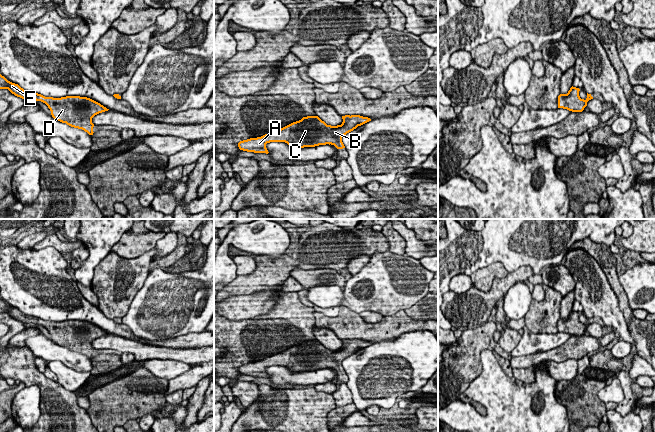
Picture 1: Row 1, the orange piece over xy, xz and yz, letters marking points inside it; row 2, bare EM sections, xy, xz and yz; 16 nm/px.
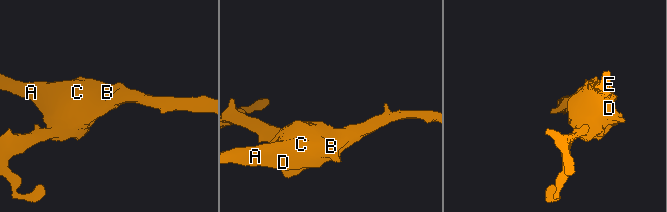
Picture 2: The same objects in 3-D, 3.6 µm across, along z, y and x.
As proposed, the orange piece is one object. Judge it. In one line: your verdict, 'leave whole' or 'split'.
leave whole

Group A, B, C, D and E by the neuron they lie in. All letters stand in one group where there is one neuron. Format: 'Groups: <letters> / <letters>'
Groups: A B C D E

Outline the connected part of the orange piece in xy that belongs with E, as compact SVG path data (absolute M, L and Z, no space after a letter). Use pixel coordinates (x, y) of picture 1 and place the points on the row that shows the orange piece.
M0 74L0 89L8 89L12 94L22 99L33 99L45 103L54 119L67 125L82 129L93 135L92 118L102 112L108 111L100 103L80 96L66 96L61 98L45 97L41 94L29 92L18 84L8 81Z

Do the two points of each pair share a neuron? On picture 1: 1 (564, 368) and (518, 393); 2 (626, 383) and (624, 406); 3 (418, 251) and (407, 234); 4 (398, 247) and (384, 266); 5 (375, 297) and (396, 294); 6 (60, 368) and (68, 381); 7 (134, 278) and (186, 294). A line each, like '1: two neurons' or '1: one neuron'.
1: two neurons
2: one neuron
3: one neuron
4: two neurons
5: one neuron
6: one neuron
7: two neurons

